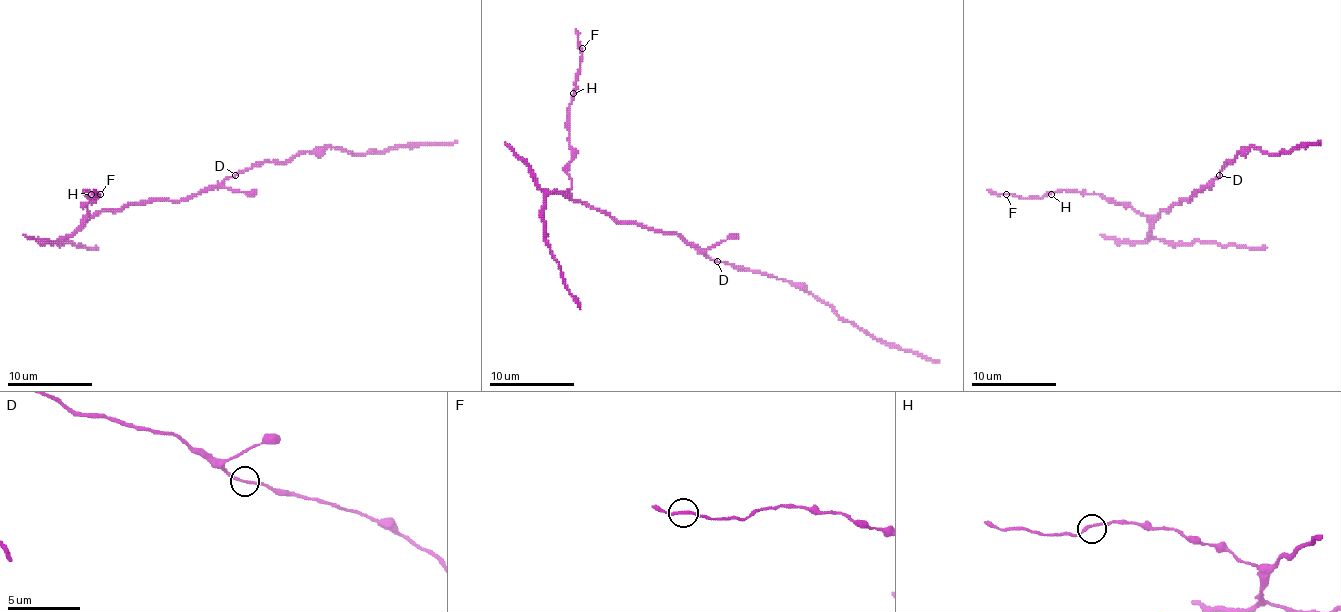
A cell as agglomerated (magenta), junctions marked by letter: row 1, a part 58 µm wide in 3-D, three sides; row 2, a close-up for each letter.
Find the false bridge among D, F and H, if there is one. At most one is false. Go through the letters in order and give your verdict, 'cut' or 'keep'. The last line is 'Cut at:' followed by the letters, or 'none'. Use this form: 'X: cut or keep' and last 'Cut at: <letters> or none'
D: keep
F: keep
H: keep
Cut at: none

